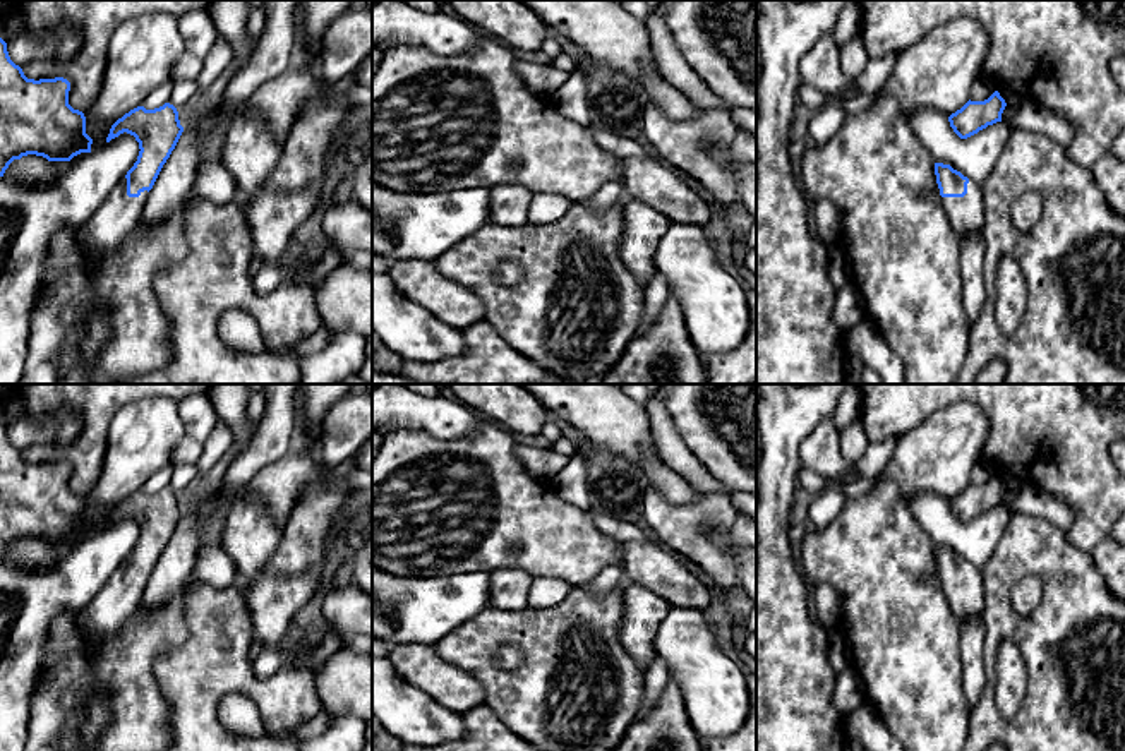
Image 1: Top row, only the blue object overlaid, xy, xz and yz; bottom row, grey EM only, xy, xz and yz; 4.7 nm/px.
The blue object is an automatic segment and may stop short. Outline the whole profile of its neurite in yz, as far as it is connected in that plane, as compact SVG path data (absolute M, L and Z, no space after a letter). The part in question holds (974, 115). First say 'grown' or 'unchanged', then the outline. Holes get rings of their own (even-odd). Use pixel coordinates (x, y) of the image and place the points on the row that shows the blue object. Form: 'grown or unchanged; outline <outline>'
unchanged; outline M995 91L984 101L969 99L960 110L948 117L948 122L960 139L967 139L986 129L988 125L1002 122L1005 106L1005 99L1000 96L998 91Z

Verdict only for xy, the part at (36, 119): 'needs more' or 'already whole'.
already whole

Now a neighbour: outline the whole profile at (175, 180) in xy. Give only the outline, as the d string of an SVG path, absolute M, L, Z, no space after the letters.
M218 98L201 111L197 120L183 129L175 149L163 165L149 190L141 221L159 225L173 216L194 189L194 180L202 158L202 130L211 129L220 115Z

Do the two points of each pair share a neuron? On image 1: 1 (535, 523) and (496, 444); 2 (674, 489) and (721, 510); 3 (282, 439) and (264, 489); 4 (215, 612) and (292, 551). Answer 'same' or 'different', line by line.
1: same
2: different
3: different
4: different

